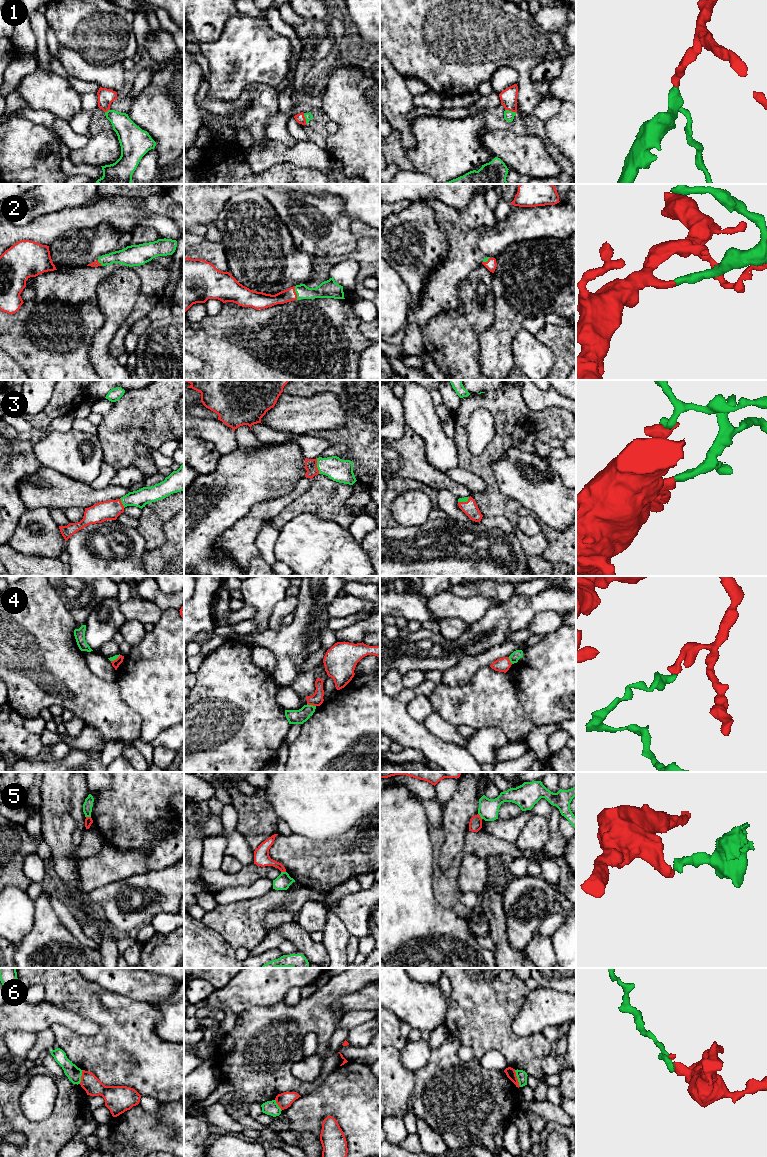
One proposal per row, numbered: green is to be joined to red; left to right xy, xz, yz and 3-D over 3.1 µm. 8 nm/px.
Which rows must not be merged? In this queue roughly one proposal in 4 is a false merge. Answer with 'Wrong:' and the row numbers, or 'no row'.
Wrong: 4, 5, 6

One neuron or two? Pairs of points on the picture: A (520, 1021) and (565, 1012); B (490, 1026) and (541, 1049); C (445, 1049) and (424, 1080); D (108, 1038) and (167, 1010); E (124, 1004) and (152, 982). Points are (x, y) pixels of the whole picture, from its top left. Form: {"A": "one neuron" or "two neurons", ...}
{"A": "one neuron", "B": "one neuron", "C": "one neuron", "D": "two neurons", "E": "two neurons"}

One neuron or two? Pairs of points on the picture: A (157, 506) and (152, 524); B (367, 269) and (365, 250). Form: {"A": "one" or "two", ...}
{"A": "two", "B": "one"}

